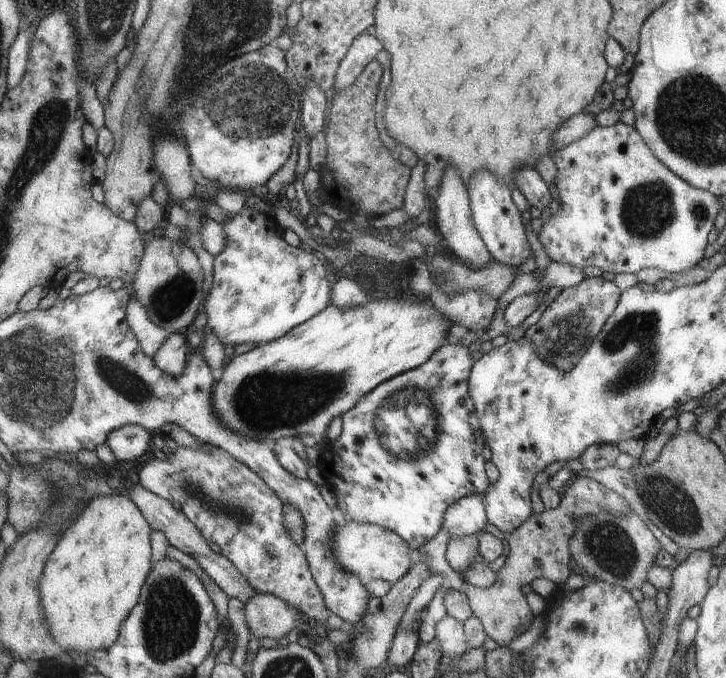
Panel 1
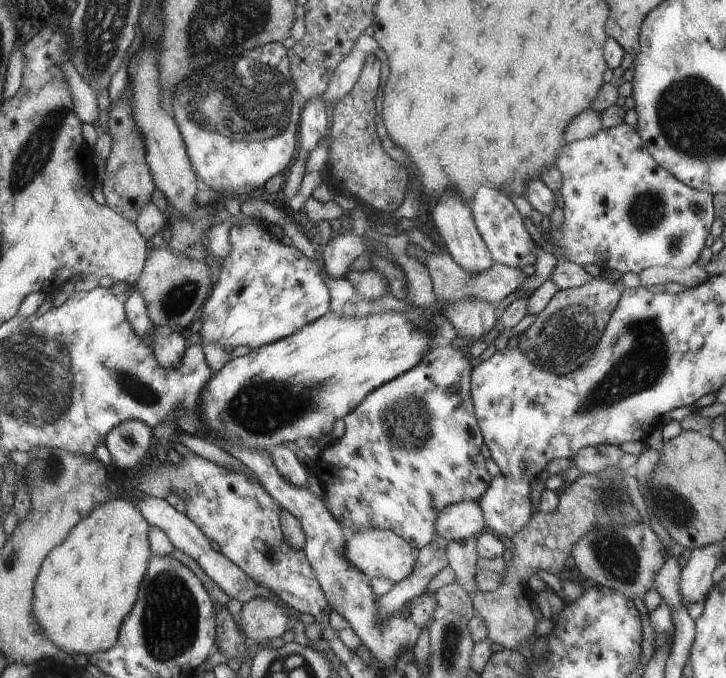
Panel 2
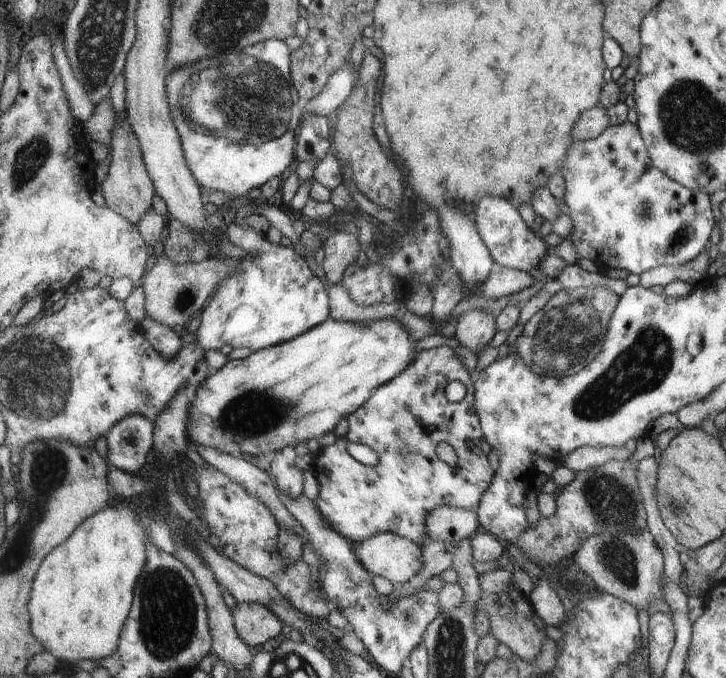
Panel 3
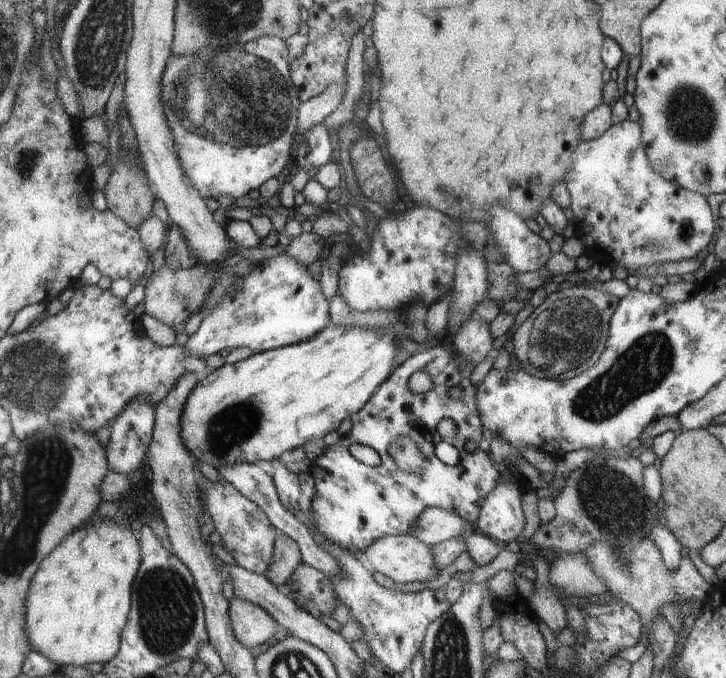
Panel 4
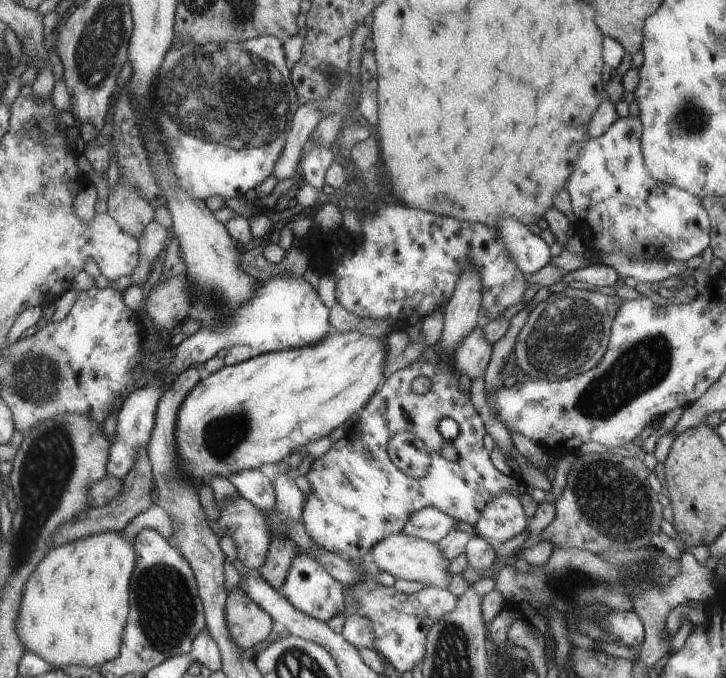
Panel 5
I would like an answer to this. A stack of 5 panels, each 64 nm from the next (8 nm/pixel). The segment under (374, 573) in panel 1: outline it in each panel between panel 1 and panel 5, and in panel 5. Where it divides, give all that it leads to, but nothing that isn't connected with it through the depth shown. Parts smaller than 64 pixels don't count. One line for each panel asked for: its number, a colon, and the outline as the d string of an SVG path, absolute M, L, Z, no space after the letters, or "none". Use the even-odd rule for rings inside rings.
2: M355 528L353 532L349 532L347 544L345 544L345 556L347 556L347 560L351 564L357 566L357 570L367 580L371 580L371 578L387 578L391 584L397 584L397 582L405 580L413 572L413 568L417 564L417 558L413 558L407 540L403 540L401 536L397 536L391 530L379 530L379 528L361 530L361 532L357 532L357 528Z
3: M375 534L353 548L363 568L387 578L393 586L405 584L423 568L423 546L397 534Z
4: M381 536L377 540L373 540L373 544L369 544L365 550L361 550L367 558L367 562L371 564L371 568L383 576L387 576L389 580L393 580L397 586L401 584L411 584L411 582L425 582L429 578L433 578L437 574L437 568L433 564L433 554L431 548L427 544L423 544L421 540L417 540L415 536Z
5: M395 534L395 536L387 536L379 544L373 544L369 554L373 558L373 564L377 564L379 570L391 574L395 578L395 582L409 580L409 582L423 582L429 588L443 588L443 590L449 588L451 574L447 574L447 570L445 570L449 566L449 560L445 560L441 556L441 548L433 542L411 538L405 534Z

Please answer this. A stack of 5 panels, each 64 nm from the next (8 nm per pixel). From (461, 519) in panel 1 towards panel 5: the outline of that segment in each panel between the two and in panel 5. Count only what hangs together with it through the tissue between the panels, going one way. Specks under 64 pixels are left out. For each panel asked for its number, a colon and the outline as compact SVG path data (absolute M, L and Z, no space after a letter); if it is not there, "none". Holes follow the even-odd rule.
2: M459 502L443 508L435 520L435 534L447 542L479 536L485 530L485 518L479 502Z
3: M443 506L443 508L435 508L427 514L427 520L425 520L425 530L427 530L427 540L423 542L423 546L427 542L447 542L447 544L457 544L459 540L463 538L471 538L473 534L477 534L481 530L481 524L477 520L477 512L473 510L465 510L465 508L449 508L449 506Z
4: M425 508L415 522L415 530L411 532L411 536L427 546L433 546L449 538L467 536L473 530L475 526L455 512L447 512L443 508Z
5: M423 508L405 522L399 534L437 544L443 536L447 536L455 528L461 528L461 524L455 518L443 514L437 508Z

